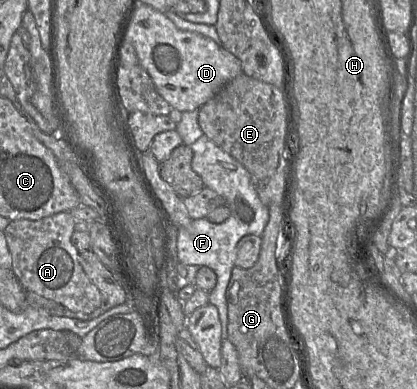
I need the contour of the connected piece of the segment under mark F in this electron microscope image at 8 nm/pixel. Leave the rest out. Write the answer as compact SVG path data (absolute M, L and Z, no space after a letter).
M205 134L190 145L193 151L192 169L201 177L204 186L214 190L225 199L230 216L222 223L212 223L207 218L193 219L183 227L178 227L177 253L183 264L207 266L217 276L216 286L209 292L209 303L218 309L221 322L222 341L227 338L228 309L226 290L235 266L237 243L245 235L262 236L269 220L269 210L264 205L245 167L230 154L210 140Z

